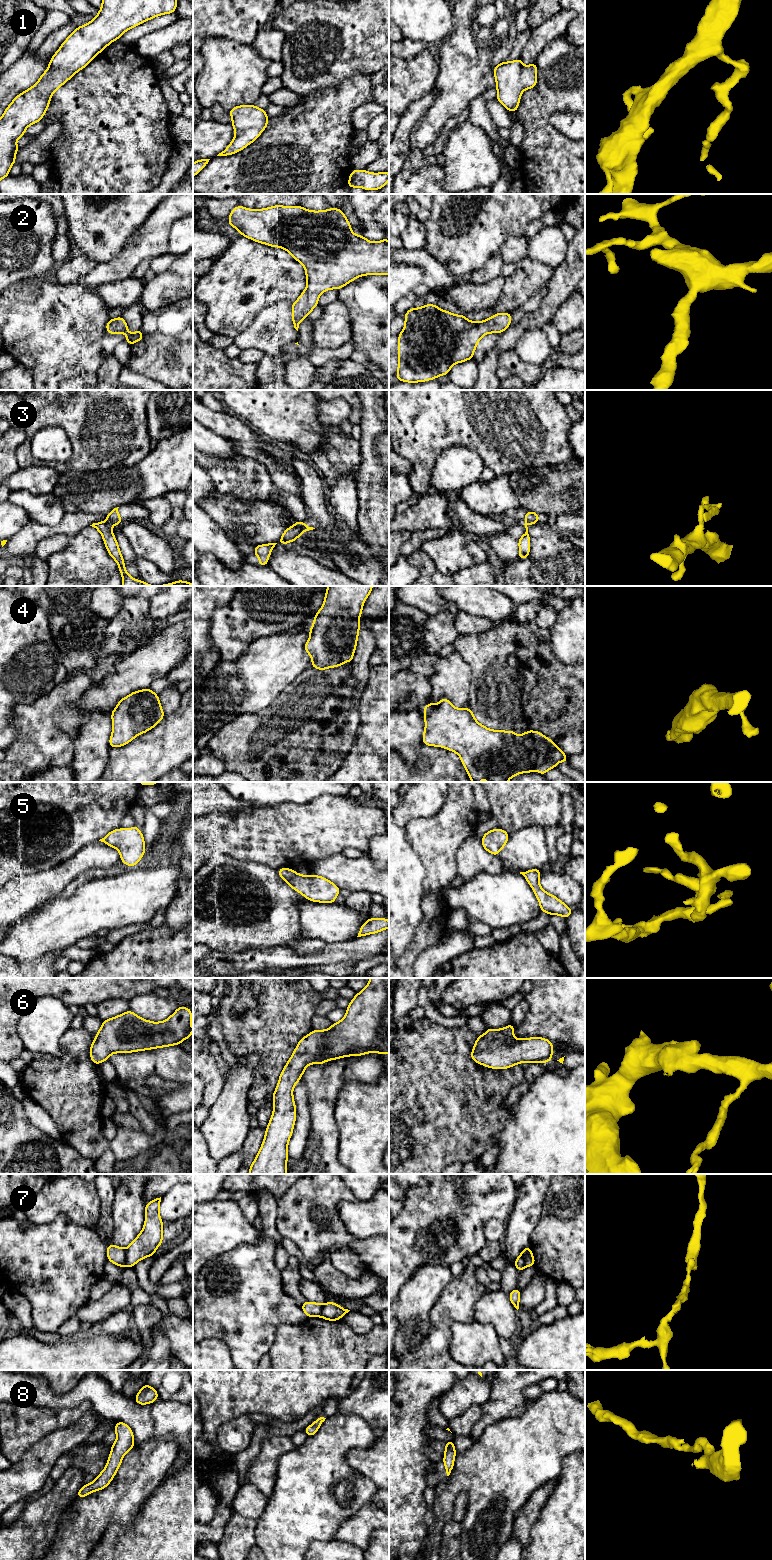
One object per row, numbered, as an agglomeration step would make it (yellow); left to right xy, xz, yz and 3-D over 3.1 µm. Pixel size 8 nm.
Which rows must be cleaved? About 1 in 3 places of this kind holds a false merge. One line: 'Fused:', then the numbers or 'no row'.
Fused: 3, 7

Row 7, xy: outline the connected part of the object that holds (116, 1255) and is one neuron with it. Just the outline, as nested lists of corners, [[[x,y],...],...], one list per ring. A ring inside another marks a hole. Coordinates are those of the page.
[[[110,1244],[107,1246],[106,1254],[108,1260],[113,1264],[120,1267],[127,1267],[125,1249],[118,1247],[114,1244]]]

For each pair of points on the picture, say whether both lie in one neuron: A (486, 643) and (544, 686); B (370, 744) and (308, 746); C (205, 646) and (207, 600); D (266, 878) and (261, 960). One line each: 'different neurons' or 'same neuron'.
A: same neuron
B: different neurons
C: same neuron
D: different neurons

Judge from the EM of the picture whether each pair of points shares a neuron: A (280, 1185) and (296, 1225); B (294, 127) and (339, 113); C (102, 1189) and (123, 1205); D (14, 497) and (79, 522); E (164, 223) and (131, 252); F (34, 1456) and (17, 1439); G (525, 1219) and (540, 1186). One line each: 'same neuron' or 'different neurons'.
A: different neurons
B: same neuron
C: different neurons
D: different neurons
E: same neuron
F: different neurons
G: same neuron

